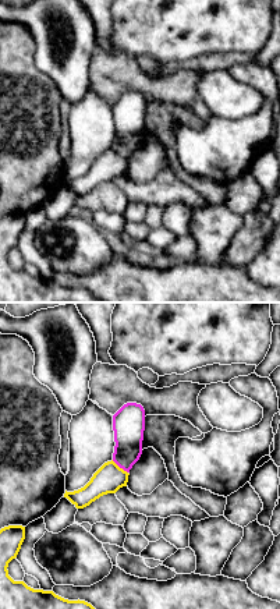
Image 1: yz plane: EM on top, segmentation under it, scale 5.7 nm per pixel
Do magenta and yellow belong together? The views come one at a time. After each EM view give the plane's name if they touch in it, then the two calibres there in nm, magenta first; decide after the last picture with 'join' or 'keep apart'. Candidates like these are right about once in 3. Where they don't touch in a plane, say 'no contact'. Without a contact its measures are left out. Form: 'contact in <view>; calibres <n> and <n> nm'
contact in yz; calibres 190 and 170 nm

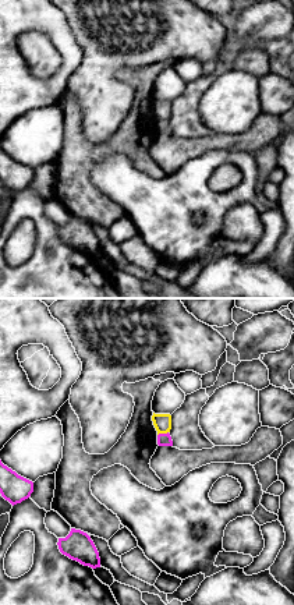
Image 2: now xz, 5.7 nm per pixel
contact in xz; calibres 80 and 100 nm

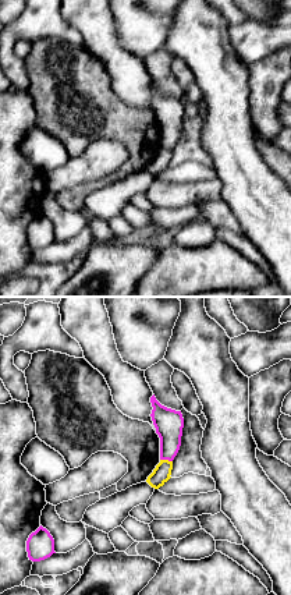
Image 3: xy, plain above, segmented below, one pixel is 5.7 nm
contact in xy; calibres 170 and 100 nm

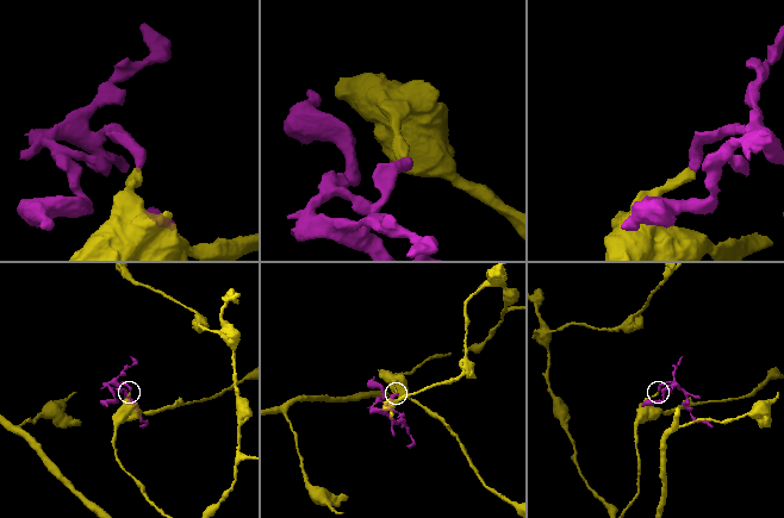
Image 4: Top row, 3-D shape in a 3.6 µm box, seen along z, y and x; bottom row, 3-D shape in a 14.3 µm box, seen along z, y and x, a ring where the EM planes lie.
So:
keep apart

